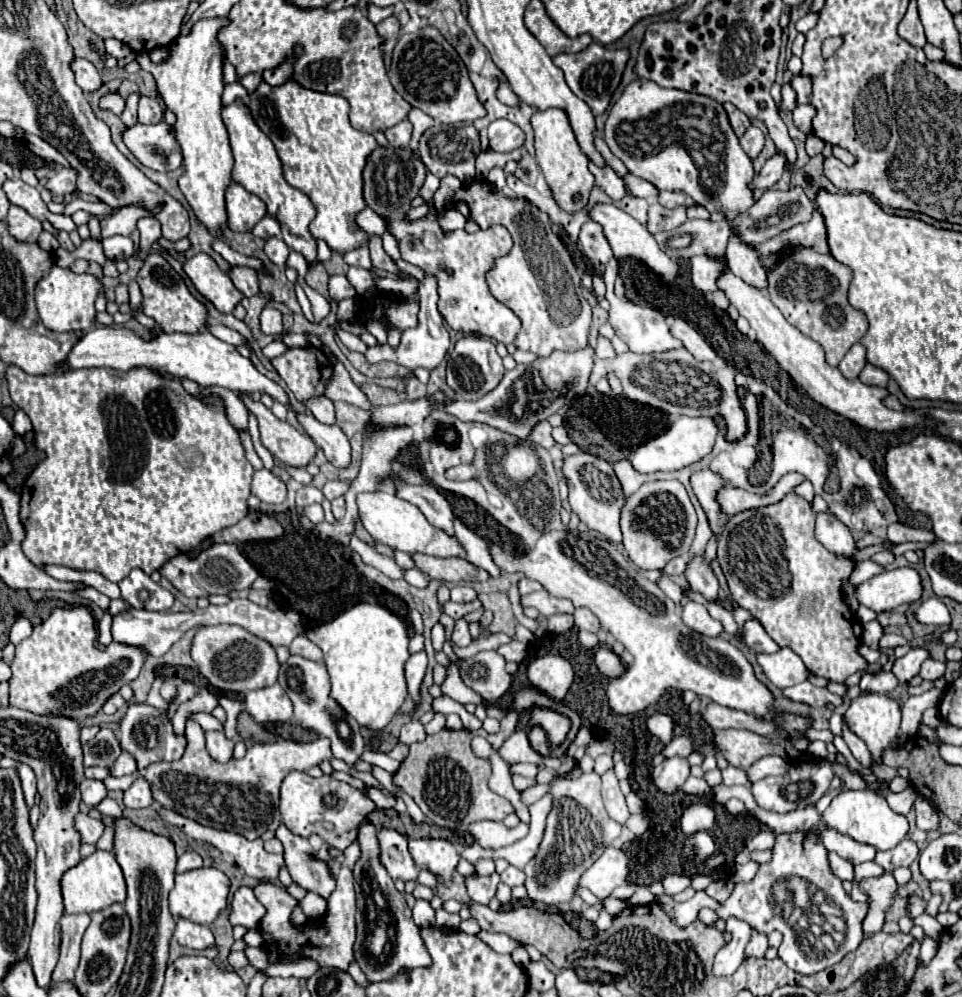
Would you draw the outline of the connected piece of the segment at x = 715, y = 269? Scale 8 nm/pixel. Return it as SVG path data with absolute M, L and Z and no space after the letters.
M704 255L690 259L692 283L706 297L710 297L714 291L718 291L716 279L718 279L718 273L722 273L722 265L724 265L722 261L710 261Z

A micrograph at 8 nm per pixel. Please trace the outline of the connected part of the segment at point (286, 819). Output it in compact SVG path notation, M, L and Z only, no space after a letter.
M292 771L286 775L280 787L282 823L294 835L310 837L314 833L336 849L346 849L352 845L358 825L366 819L370 811L374 811L374 803L370 799L366 799L358 789L350 787L348 783L334 781L328 775L314 779L302 771Z

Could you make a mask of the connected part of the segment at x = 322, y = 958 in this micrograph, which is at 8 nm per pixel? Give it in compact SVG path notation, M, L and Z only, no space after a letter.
M342 867L336 873L336 889L328 899L328 911L320 921L308 921L306 925L296 927L290 919L298 901L286 893L284 887L278 887L270 881L260 881L254 887L256 899L266 907L266 915L260 921L260 935L264 939L264 949L276 957L274 963L292 963L298 959L312 959L320 967L334 967L340 971L348 971L354 957L354 941L356 941L356 897L352 885L352 871Z

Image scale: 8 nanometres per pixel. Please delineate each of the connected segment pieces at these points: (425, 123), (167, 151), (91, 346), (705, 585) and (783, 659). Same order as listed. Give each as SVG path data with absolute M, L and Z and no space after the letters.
M412 109L408 117L412 119L412 125L414 125L414 133L412 133L410 149L414 149L414 153L416 153L416 151L418 151L418 141L420 141L420 137L422 137L422 133L424 133L428 127L434 125L434 119L432 119L430 115L422 113L420 109Z
M142 123L130 125L122 131L122 141L130 153L148 169L168 173L182 167L182 151L176 139L176 131L166 123L146 127Z
M96 327L84 333L74 347L70 349L62 369L82 369L82 367L110 367L116 371L130 371L134 367L156 369L158 373L170 373L176 379L190 379L202 387L218 385L230 391L248 391L248 393L268 393L272 399L288 405L286 391L274 381L264 377L250 359L242 357L234 345L228 345L208 331L200 333L166 333L160 331L156 337L144 339L132 329L124 327Z
M696 555L688 561L688 567L684 571L684 577L688 581L688 585L702 593L706 599L716 601L718 599L718 579L710 567L710 563L706 561L706 557Z
M782 647L776 653L758 653L758 663L762 665L766 677L780 689L792 687L810 675L802 659L788 647Z

